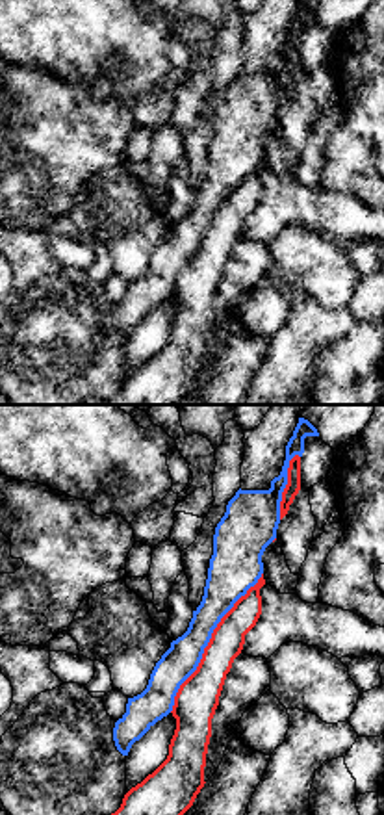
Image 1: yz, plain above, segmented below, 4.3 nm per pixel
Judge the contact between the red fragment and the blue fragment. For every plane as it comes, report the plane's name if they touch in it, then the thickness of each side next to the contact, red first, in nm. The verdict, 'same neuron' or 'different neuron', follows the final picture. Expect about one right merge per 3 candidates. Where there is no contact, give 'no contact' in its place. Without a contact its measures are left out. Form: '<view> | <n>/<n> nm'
yz | 190/160 nm

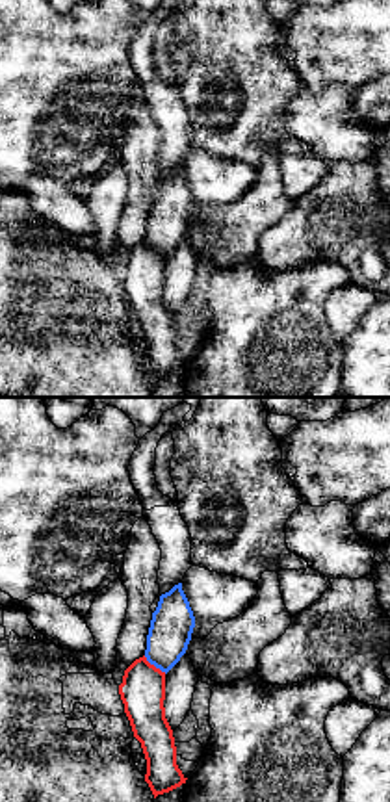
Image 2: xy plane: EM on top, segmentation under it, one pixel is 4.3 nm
xy | 190/190 nm

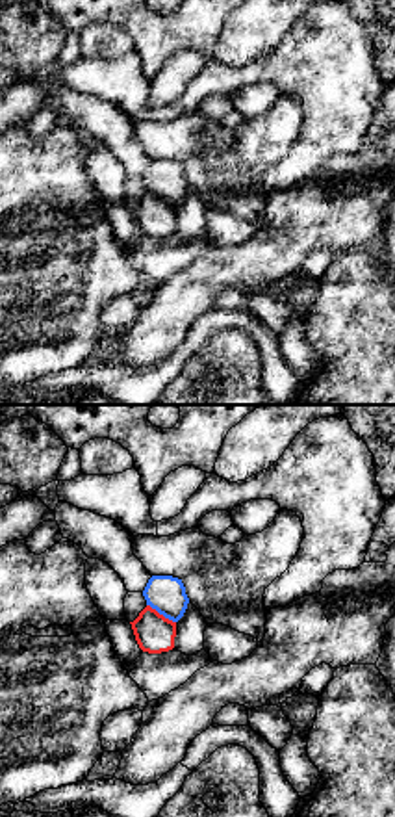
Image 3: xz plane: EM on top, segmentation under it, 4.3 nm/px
xz | 170/160 nm

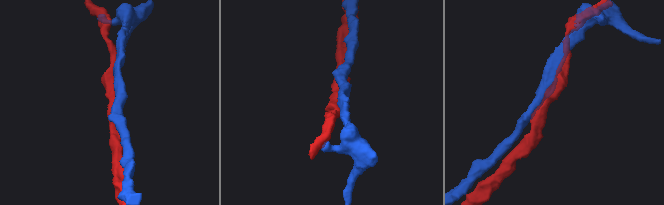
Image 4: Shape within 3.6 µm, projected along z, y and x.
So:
different neuron

